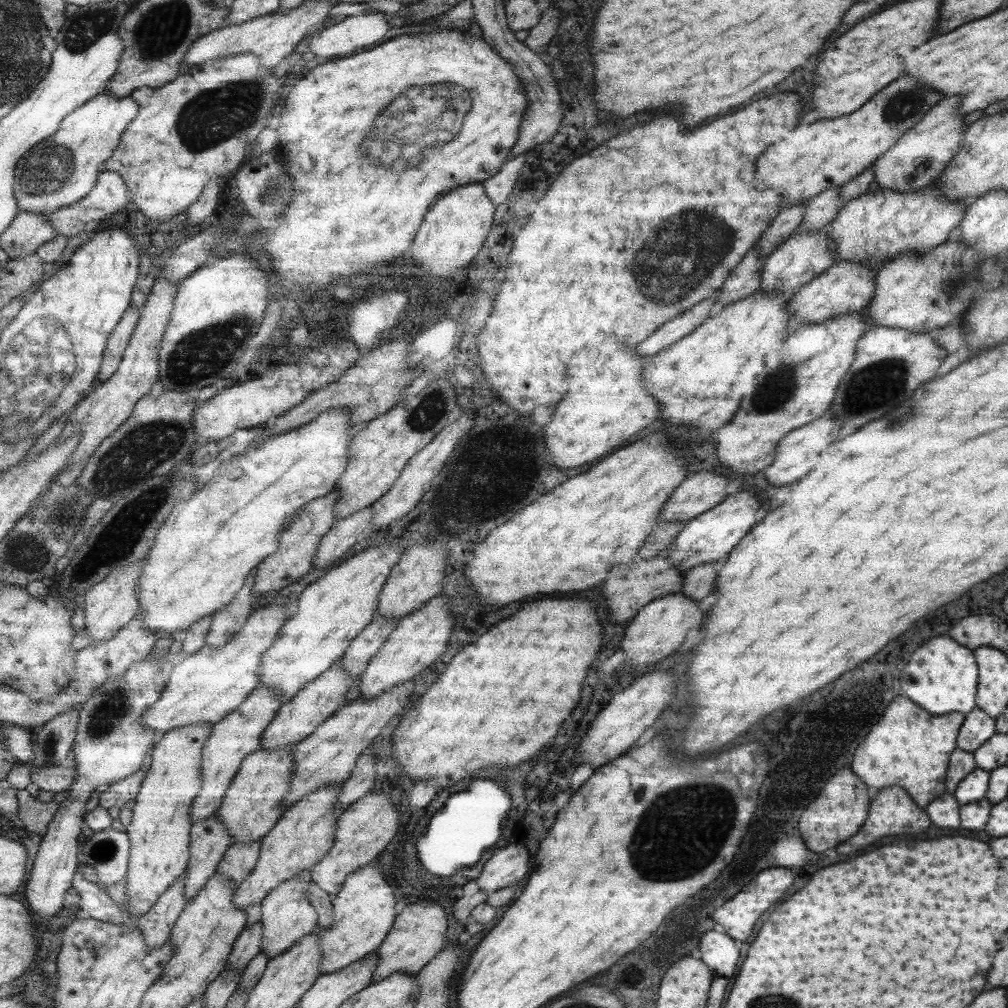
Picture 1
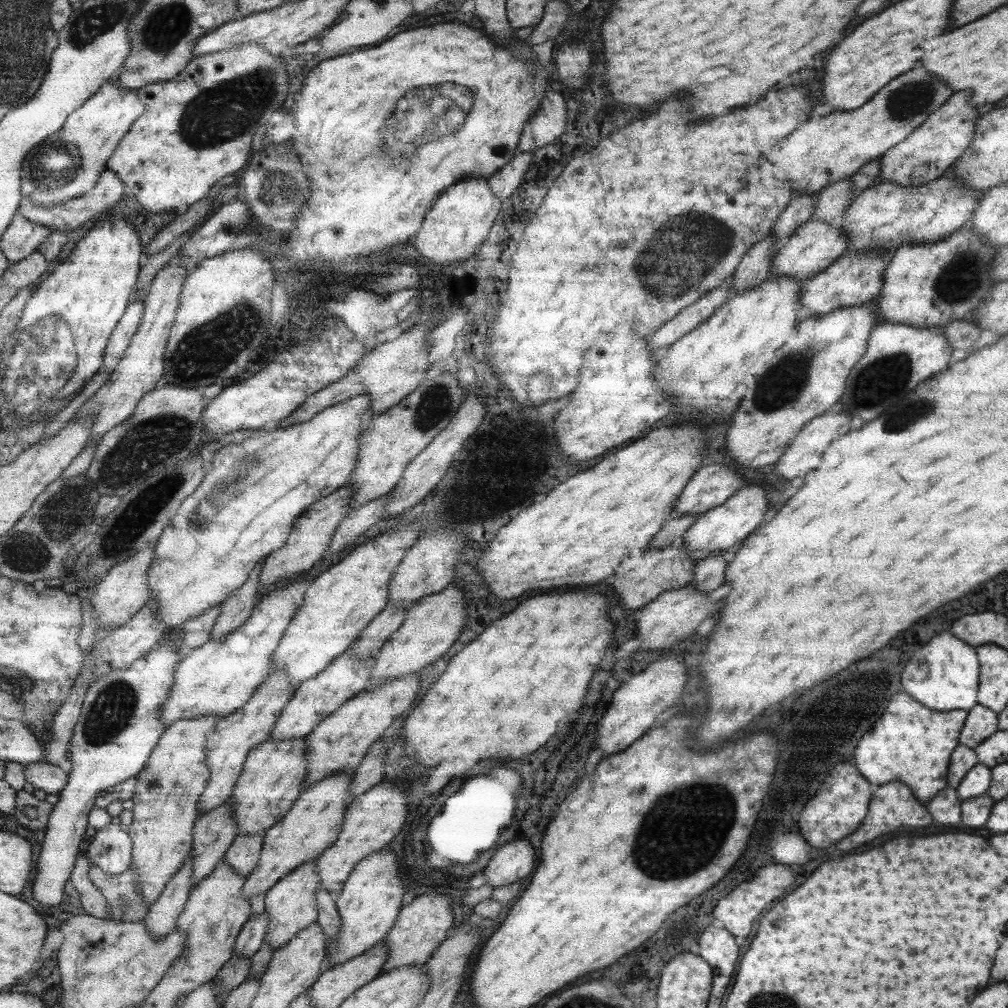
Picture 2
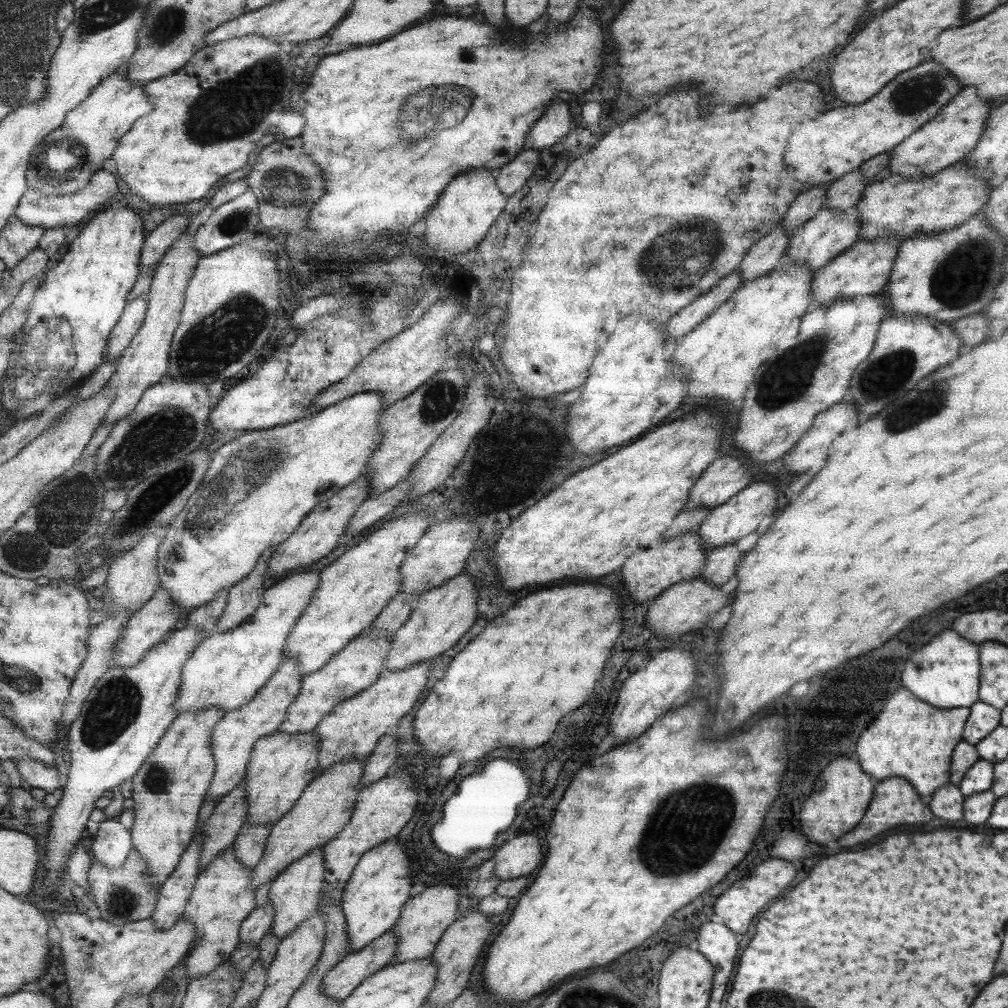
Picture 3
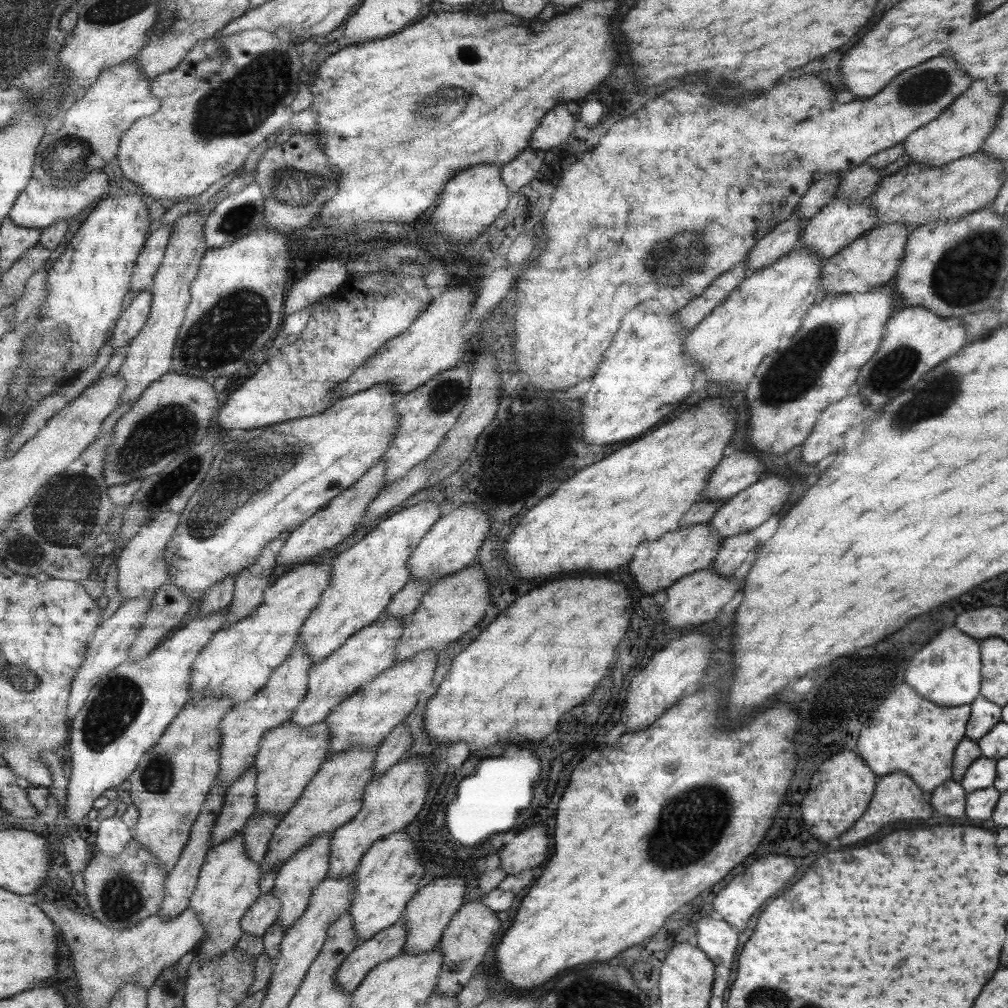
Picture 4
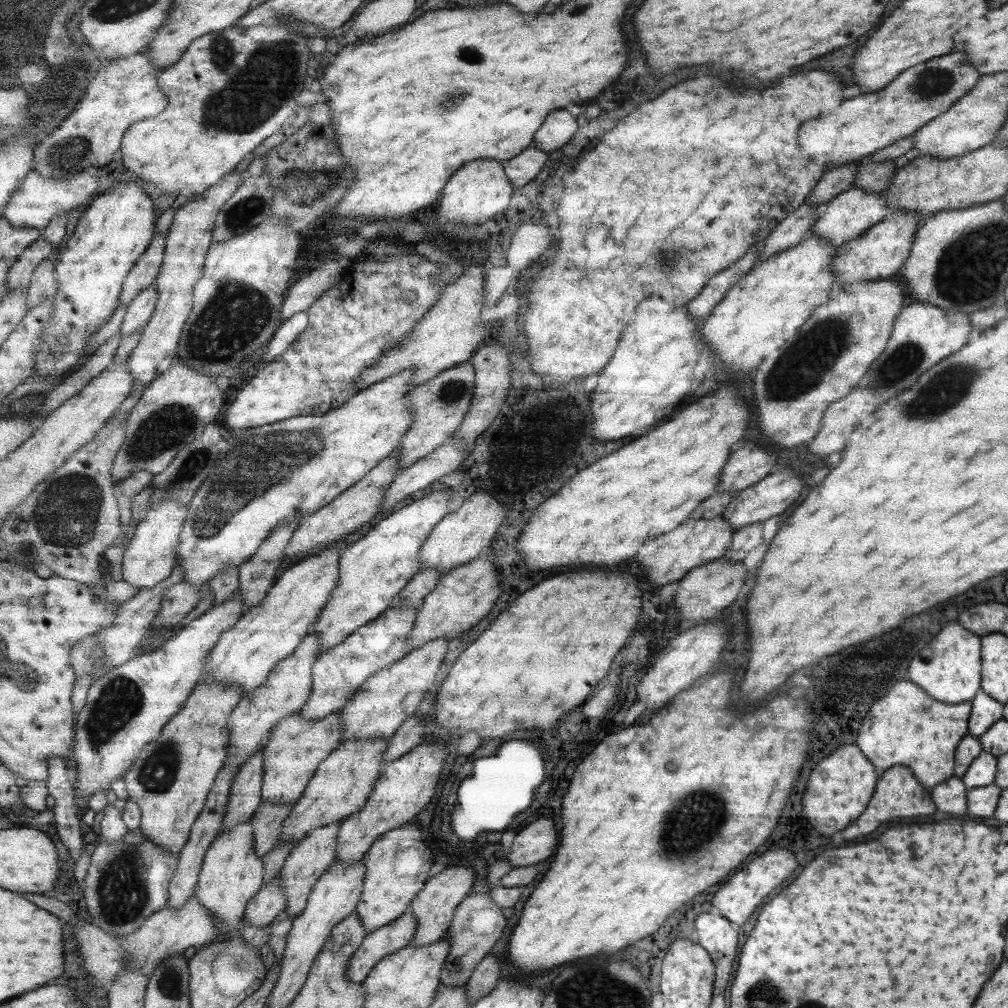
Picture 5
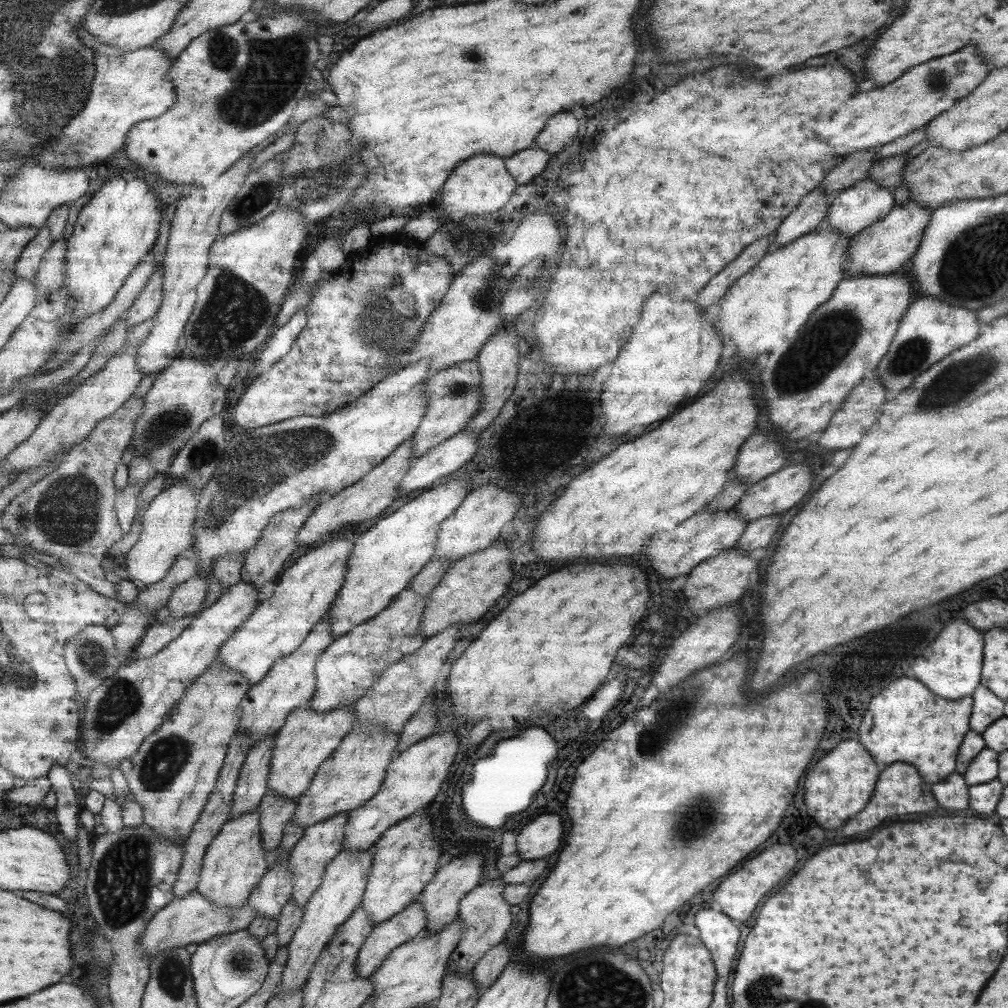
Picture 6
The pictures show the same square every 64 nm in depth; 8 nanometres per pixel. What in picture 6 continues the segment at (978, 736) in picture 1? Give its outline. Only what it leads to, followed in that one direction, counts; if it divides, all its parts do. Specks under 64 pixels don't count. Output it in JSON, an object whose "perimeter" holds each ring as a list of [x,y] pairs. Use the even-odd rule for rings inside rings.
{"perimeter":[[[982,684],[973,694],[973,709],[970,712],[970,730],[981,731],[994,720],[1004,716],[1004,701],[995,697]]]}

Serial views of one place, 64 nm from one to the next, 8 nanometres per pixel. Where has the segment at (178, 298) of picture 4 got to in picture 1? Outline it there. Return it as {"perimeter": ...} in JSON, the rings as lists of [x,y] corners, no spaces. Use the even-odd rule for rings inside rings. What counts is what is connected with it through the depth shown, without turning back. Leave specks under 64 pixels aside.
{"perimeter":[[[157,276],[146,301],[141,306],[138,324],[134,328],[129,348],[124,354],[119,370],[108,381],[87,394],[70,414],[67,426],[57,443],[62,443],[68,436],[75,433],[83,433],[84,437],[79,443],[78,450],[70,458],[68,466],[79,464],[79,461],[89,462],[89,458],[94,455],[99,445],[131,418],[134,405],[149,393],[151,384],[158,381],[158,354],[164,332],[166,332],[168,322],[170,322],[178,285],[169,279]]]}

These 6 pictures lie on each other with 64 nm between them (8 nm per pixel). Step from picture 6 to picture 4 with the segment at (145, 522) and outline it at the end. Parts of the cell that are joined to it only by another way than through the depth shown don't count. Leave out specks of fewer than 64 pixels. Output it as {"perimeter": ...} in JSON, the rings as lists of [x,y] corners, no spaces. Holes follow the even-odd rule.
{"perimeter":[[[161,511],[151,517],[145,525],[141,526],[138,533],[130,538],[118,556],[117,562],[117,587],[122,602],[137,600],[147,594],[153,594],[167,582],[167,566],[163,559],[166,544],[178,525],[180,513]]]}

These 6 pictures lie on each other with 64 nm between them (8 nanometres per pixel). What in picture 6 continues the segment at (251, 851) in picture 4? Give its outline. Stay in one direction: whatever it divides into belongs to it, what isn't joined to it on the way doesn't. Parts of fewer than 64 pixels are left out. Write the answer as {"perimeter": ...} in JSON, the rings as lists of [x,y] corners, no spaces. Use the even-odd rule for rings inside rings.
{"perimeter":[[[266,791],[262,801],[258,804],[260,812],[259,828],[263,850],[271,851],[279,846],[283,831],[293,816],[296,803],[276,795],[273,791]]]}

